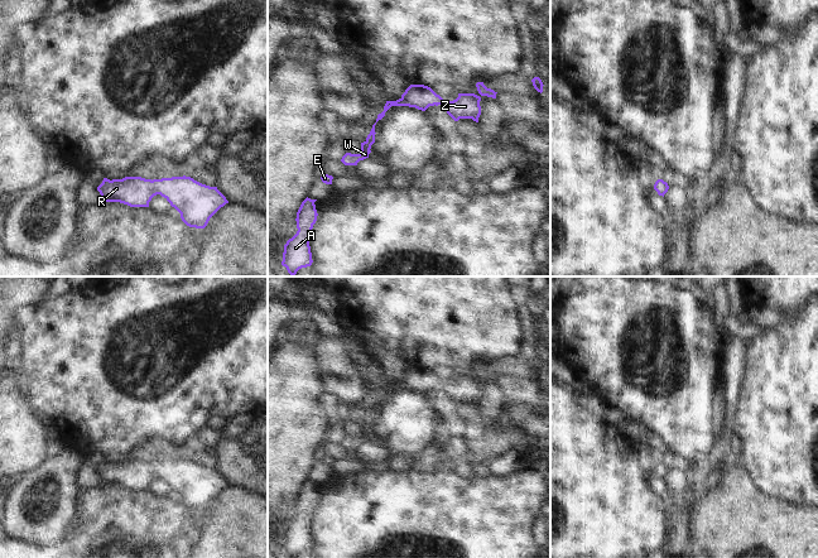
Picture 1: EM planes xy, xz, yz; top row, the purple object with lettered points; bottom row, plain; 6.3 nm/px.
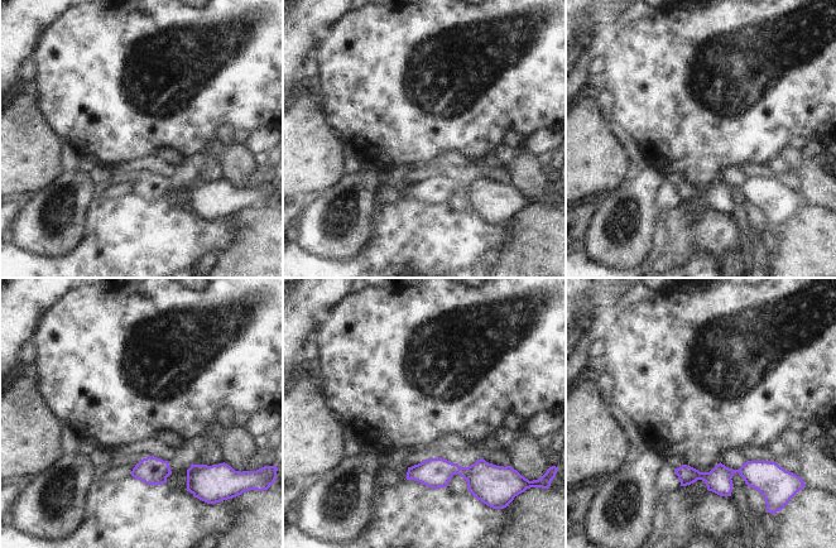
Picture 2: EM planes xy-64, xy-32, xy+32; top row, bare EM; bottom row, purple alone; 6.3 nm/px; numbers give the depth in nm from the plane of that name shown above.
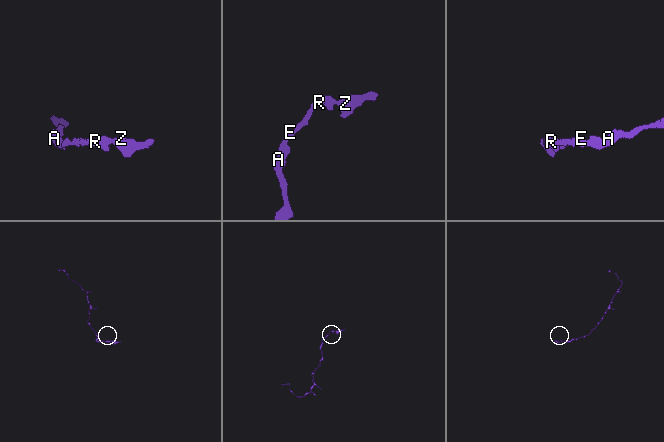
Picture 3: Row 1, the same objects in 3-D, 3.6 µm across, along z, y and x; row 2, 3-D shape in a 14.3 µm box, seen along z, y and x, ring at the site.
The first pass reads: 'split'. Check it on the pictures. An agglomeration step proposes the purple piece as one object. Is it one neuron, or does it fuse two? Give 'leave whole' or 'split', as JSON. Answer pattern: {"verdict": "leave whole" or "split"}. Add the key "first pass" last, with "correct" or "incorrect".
{"verdict": "leave whole", "first pass": "incorrect"}

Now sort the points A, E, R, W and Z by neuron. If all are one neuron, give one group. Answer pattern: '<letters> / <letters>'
A E R W Z

